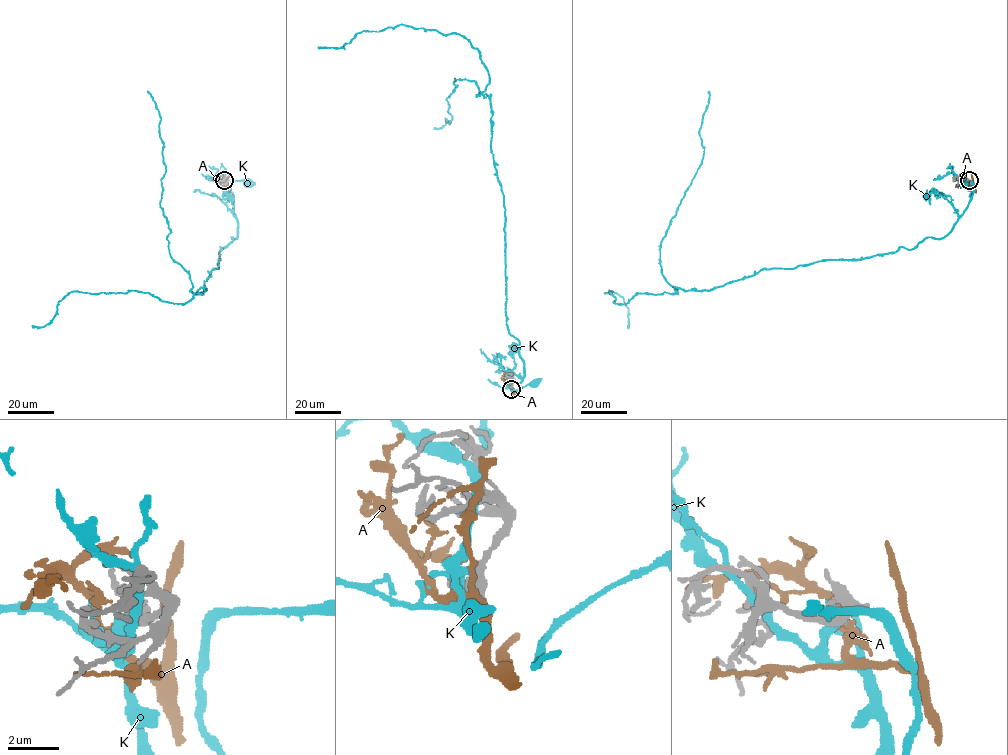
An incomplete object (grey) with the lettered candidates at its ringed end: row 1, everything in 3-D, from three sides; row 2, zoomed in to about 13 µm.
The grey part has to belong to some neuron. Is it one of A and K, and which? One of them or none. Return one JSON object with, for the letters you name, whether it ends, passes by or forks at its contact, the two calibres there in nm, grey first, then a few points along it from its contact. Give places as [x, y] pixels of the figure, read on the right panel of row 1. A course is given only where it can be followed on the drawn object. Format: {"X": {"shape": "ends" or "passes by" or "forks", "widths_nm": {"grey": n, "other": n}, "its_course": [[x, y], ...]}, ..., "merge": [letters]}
{"merge": []}

